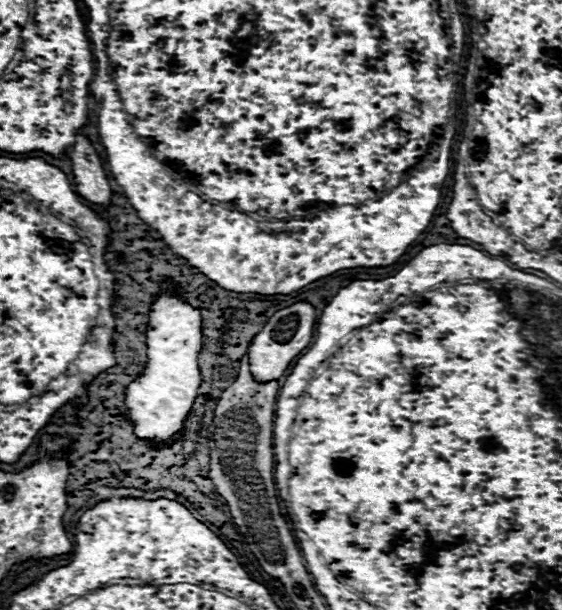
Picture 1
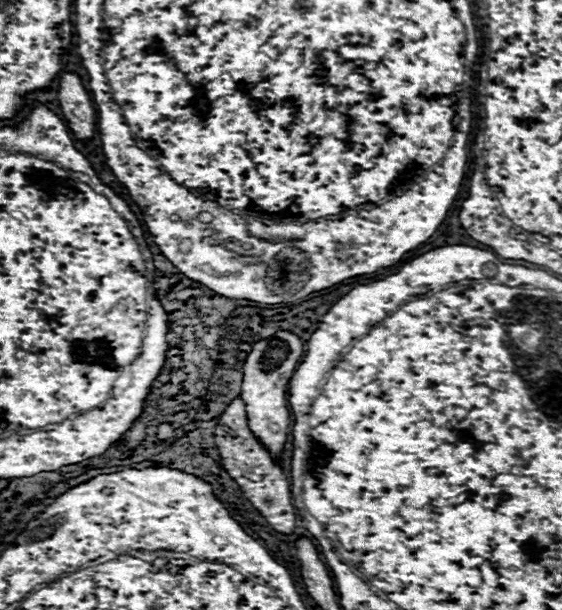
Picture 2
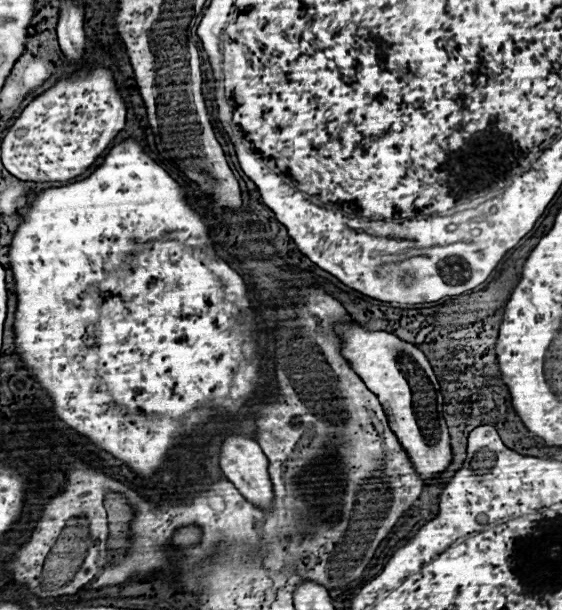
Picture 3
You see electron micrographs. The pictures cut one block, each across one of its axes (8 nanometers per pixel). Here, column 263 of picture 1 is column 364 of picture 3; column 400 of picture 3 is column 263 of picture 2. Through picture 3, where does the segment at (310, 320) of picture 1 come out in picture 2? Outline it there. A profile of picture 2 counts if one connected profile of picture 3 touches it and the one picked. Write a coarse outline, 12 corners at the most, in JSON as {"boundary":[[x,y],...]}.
{"boundary":[[296,334],[256,342],[240,398],[248,428],[280,464],[292,422],[286,386],[302,356]]}

